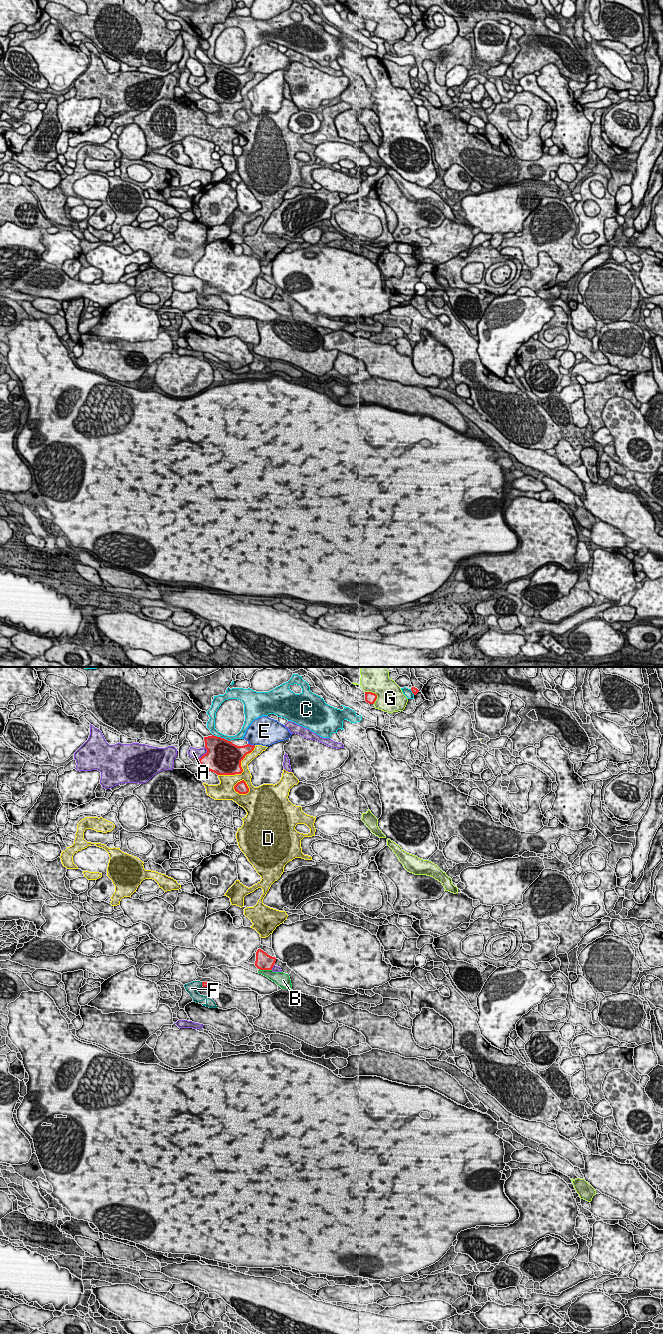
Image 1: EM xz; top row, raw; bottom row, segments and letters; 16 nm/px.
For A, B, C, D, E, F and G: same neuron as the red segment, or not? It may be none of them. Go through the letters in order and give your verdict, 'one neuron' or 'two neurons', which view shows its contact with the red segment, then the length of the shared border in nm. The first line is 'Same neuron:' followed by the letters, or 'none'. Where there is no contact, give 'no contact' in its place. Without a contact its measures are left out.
Same neuron: F
A: two neurons; meets red in xz; contact 220 nm long
B: two neurons; meets red in xz; contact 220 nm long
C: two neurons; meets red in xz; contact 320 nm long
D: two neurons; meets red in xz; contact 750 nm long
E: two neurons; meets red in xz; contact 120 nm long
F: one neuron; meets red in xz; contact 70 nm long
G: two neurons; meets red in xz; contact 260 nm long

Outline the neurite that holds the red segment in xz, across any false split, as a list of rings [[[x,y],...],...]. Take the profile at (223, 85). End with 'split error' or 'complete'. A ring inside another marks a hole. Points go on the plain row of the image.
[[[217,64],[204,65],[207,81],[199,86],[199,91],[204,97],[217,103],[241,102],[243,97],[241,89],[251,81],[255,74],[237,74],[231,69]]] | complete

